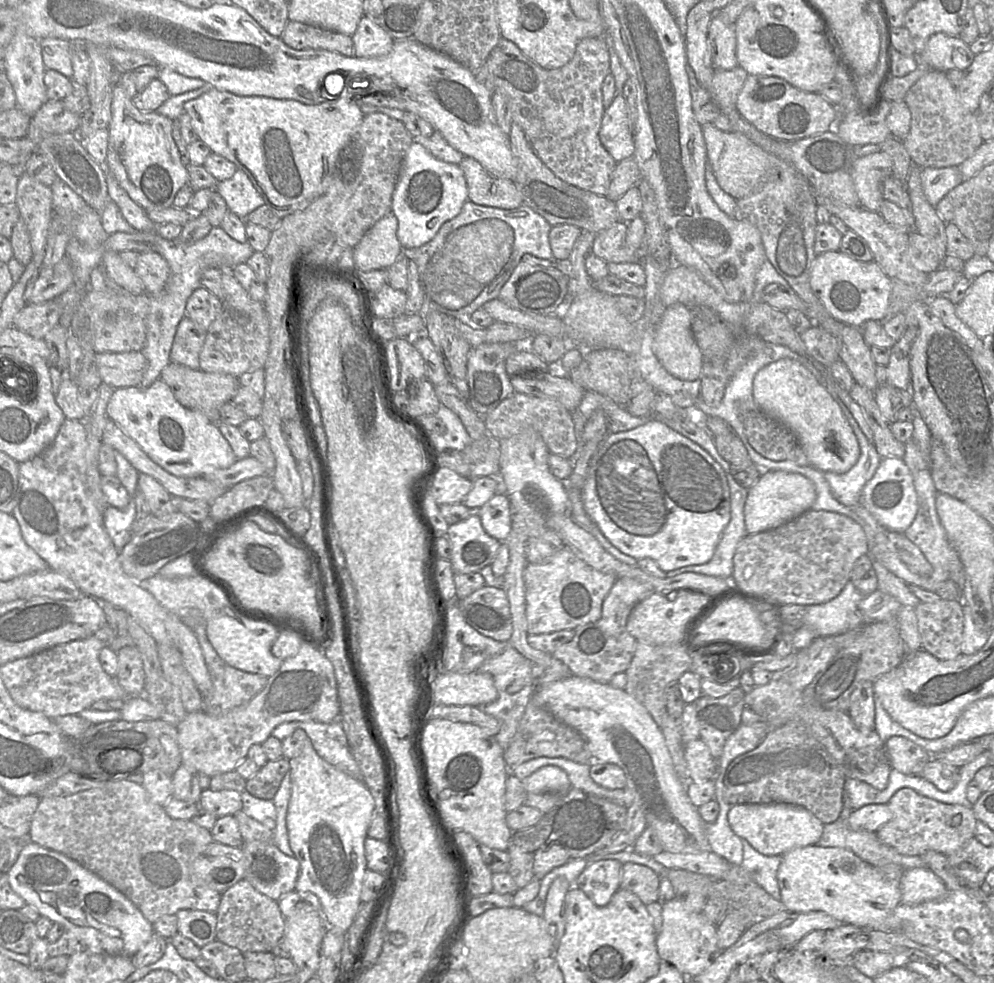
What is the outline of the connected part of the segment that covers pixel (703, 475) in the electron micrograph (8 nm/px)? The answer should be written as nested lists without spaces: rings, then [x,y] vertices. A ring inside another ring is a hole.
[[[656,419],[628,431],[615,434],[609,433],[590,459],[581,493],[587,515],[615,547],[636,560],[642,558],[653,559],[665,572],[708,562],[712,558],[721,534],[731,516],[730,490],[727,475],[721,465],[698,444]]]

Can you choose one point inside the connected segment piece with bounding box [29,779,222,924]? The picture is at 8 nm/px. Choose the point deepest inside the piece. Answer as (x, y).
(115, 831)

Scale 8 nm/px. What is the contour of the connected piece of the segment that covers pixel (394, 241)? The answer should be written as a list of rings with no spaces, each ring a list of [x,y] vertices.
[[[389,213],[380,219],[353,250],[357,271],[387,269],[404,252],[398,238],[398,220]]]

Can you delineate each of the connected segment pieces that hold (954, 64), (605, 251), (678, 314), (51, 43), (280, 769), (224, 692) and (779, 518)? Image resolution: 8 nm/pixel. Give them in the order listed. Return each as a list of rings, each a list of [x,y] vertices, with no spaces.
[[[939,32],[931,35],[919,55],[919,61],[938,71],[957,69],[964,71],[974,60],[970,45],[958,36]]]
[[[618,221],[595,235],[590,253],[606,263],[641,262],[626,245],[628,222]]]
[[[674,303],[666,308],[655,330],[653,351],[665,370],[675,378],[684,381],[700,379],[704,359],[692,333],[688,307]]]
[[[41,38],[39,39],[39,44],[42,49],[45,68],[55,70],[65,77],[72,79],[72,50],[78,46],[85,48],[86,45],[81,44],[81,42],[70,42],[57,38]]]
[[[282,757],[275,761],[268,761],[246,781],[245,789],[254,797],[272,800],[289,770],[290,760],[287,758]]]
[[[199,623],[197,627],[189,627],[198,640],[205,663],[212,680],[211,691],[203,697],[202,711],[211,716],[222,715],[231,709],[248,703],[266,685],[268,678],[254,673],[248,673],[236,669],[227,664],[214,650],[206,635],[206,623]]]
[[[781,470],[761,471],[758,480],[748,489],[744,505],[746,531],[752,535],[786,524],[810,510],[815,499],[815,486],[805,476]]]

